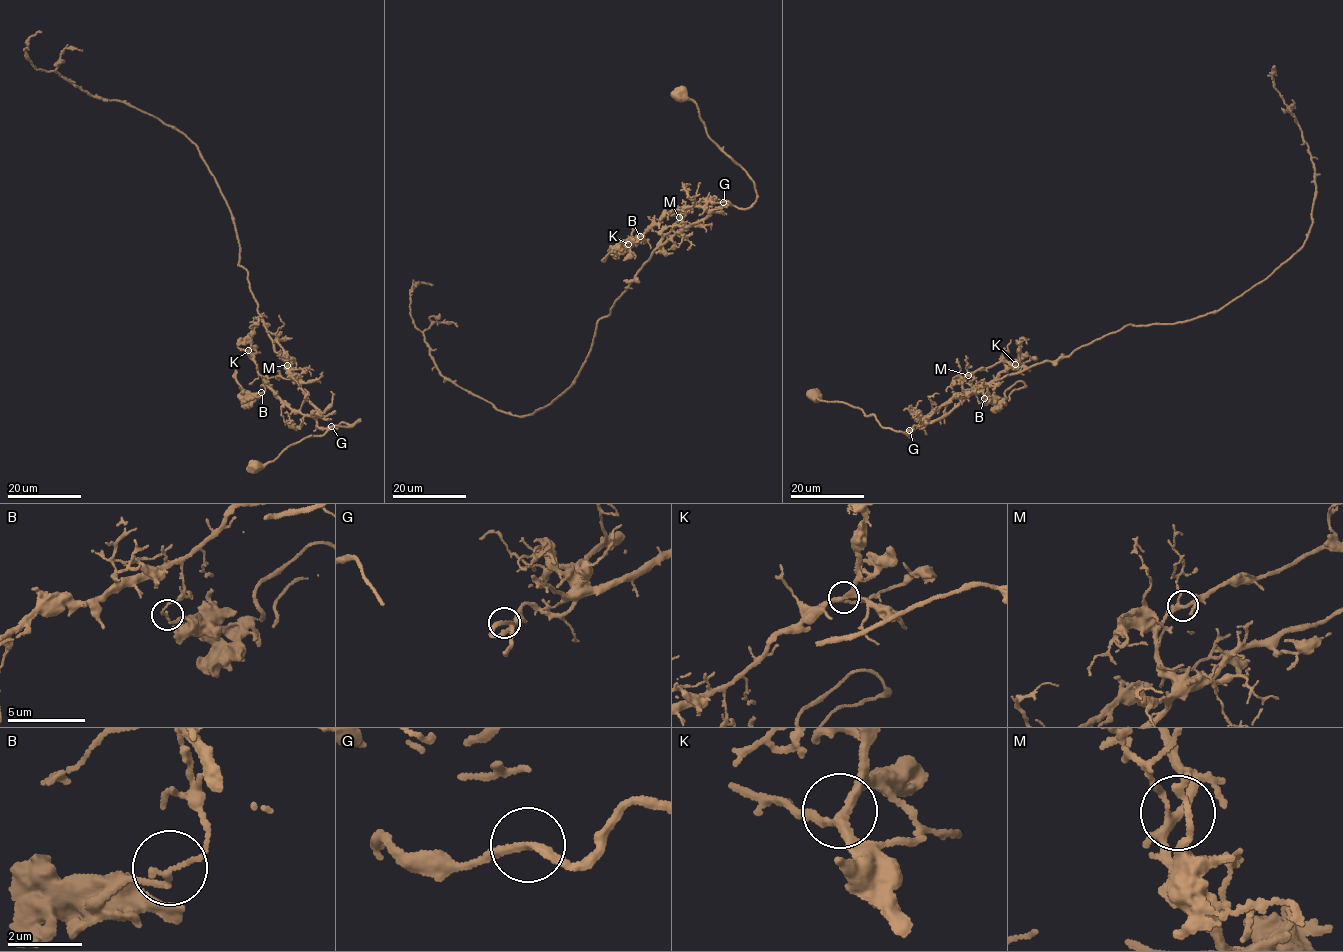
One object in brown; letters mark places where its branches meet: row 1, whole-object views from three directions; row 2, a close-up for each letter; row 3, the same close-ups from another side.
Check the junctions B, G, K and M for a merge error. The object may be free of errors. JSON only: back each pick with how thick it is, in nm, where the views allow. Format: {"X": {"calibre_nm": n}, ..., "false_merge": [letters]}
{"B": {"calibre_nm": 120}, "false_merge": ["B"]}

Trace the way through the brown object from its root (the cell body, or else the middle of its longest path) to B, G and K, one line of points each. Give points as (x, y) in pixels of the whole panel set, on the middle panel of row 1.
B: (677, 94), (696, 104), (756, 200), (743, 209), (681, 207), (639, 236)
G: (677, 94), (696, 104), (708, 136), (742, 167), (754, 184), (756, 200), (748, 208), (738, 208), (724, 201)
K: (677, 94), (696, 104), (756, 200), (743, 209), (681, 207), (628, 244)

